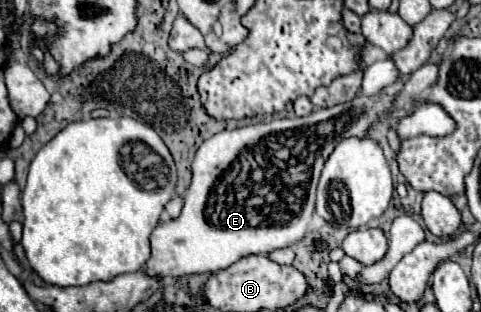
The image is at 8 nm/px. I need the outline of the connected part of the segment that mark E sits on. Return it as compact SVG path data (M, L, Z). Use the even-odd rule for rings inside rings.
M378 60L366 68L362 92L352 102L316 110L304 118L276 118L252 126L222 130L204 140L192 162L192 182L184 196L180 216L160 222L150 236L152 254L146 262L148 274L184 276L218 272L246 254L270 254L278 248L288 248L294 242L300 242L306 236L314 214L316 186L326 158L340 140L348 136L366 136L368 128L390 108L394 96L386 96L384 88L396 80L398 72L392 60Z

